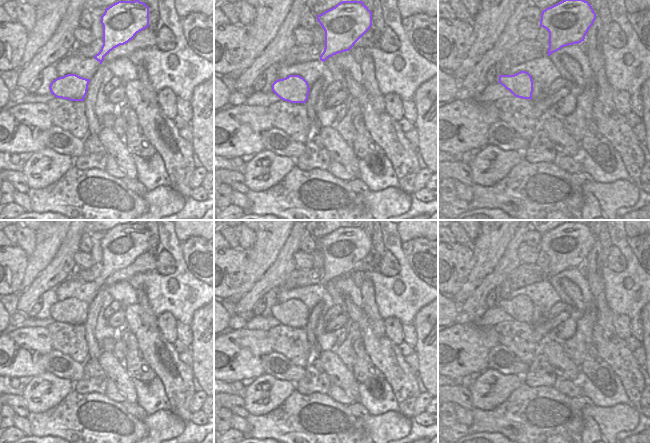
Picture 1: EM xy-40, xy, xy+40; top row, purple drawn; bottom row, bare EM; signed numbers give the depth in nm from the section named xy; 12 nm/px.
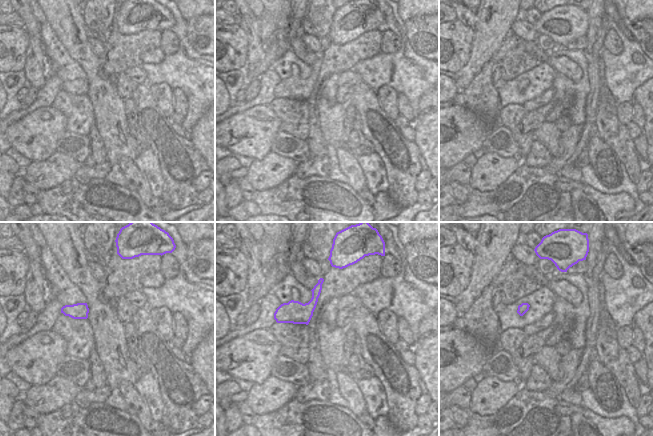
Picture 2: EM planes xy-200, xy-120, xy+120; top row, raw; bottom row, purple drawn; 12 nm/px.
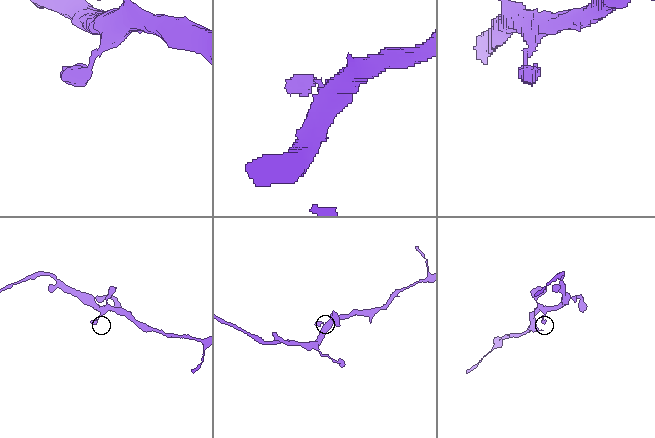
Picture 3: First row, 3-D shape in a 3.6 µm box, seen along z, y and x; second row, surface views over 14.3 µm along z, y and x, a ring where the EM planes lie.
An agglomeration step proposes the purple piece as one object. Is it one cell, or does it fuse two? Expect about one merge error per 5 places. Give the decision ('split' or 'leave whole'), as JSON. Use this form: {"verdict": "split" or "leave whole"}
{"verdict": "leave whole"}

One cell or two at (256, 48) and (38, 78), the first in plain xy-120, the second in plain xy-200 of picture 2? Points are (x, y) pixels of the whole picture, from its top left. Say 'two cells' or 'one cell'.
one cell

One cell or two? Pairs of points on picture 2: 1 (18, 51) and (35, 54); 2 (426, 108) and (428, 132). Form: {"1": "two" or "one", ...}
{"1": "two", "2": "one"}

